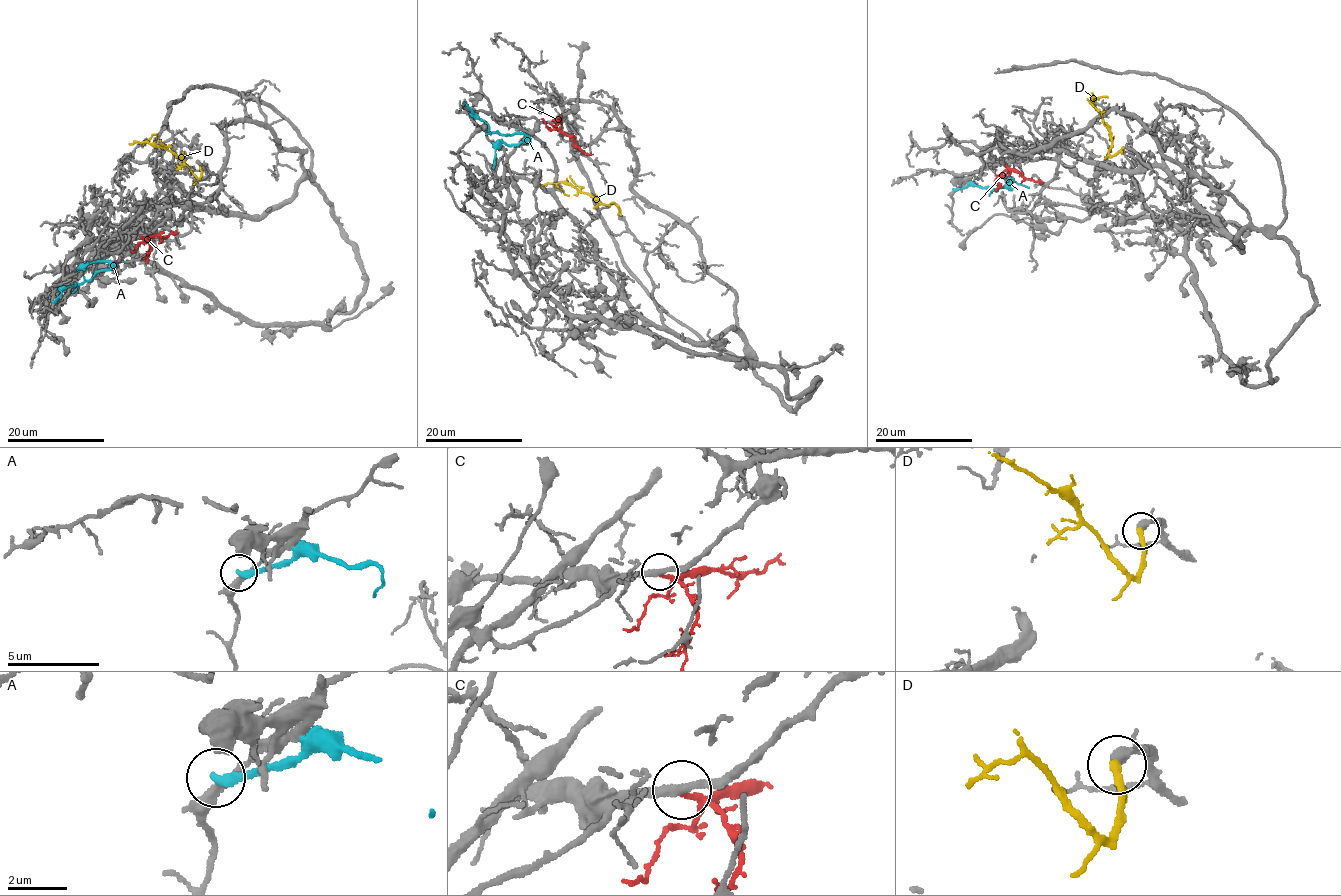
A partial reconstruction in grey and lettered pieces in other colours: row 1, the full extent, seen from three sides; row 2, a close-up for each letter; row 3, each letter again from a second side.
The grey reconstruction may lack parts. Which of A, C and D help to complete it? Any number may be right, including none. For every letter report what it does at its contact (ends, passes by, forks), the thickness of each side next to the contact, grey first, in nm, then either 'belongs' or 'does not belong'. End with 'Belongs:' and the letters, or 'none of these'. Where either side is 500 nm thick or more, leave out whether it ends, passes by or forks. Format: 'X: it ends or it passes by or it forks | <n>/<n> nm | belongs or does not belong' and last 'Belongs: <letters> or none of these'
A: it ends | 320/280 nm | does not belong
C: it passes by | 280/130 nm | does not belong
D: it passes by | 280/200 nm | belongs
Belongs: D

